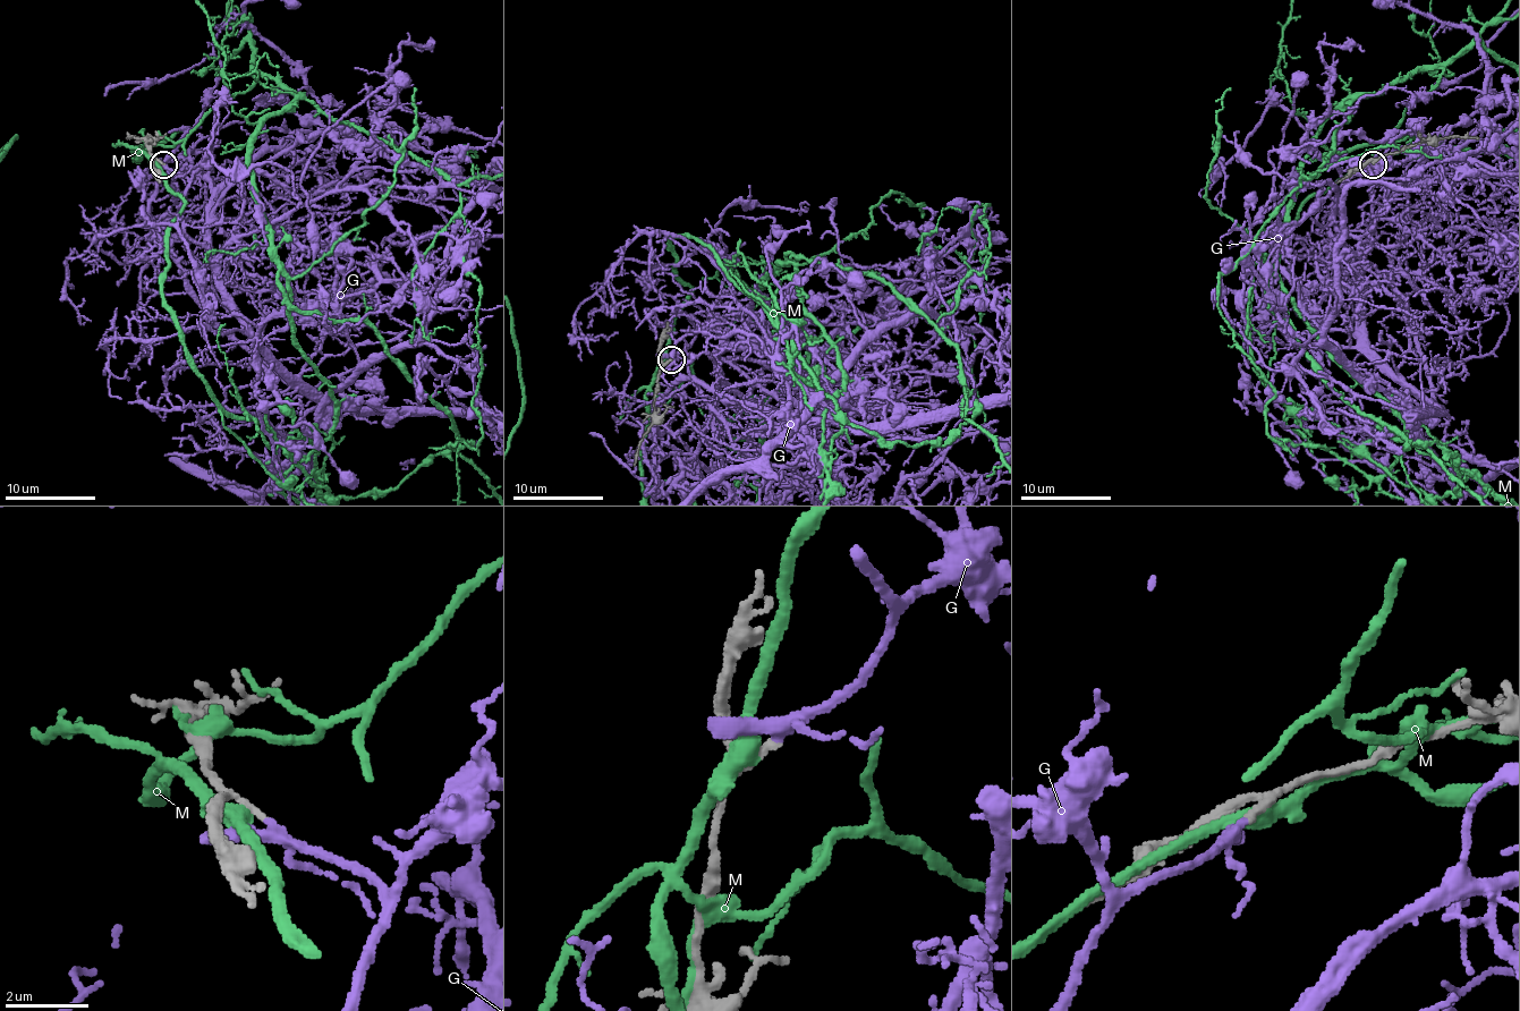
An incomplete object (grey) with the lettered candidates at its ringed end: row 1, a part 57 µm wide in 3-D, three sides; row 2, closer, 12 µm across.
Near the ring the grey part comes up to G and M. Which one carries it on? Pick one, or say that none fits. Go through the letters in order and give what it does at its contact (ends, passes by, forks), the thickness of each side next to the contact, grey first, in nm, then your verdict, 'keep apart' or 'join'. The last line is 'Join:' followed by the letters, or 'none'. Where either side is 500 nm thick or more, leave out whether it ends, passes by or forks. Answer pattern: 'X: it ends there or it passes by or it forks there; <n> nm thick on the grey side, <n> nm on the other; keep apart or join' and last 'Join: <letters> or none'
G: it forks there; 180 nm thick on the grey side, 240 nm on the other; join
M: it passes by; 200 nm thick on the grey side, 460 nm on the other; keep apart
Join: G

